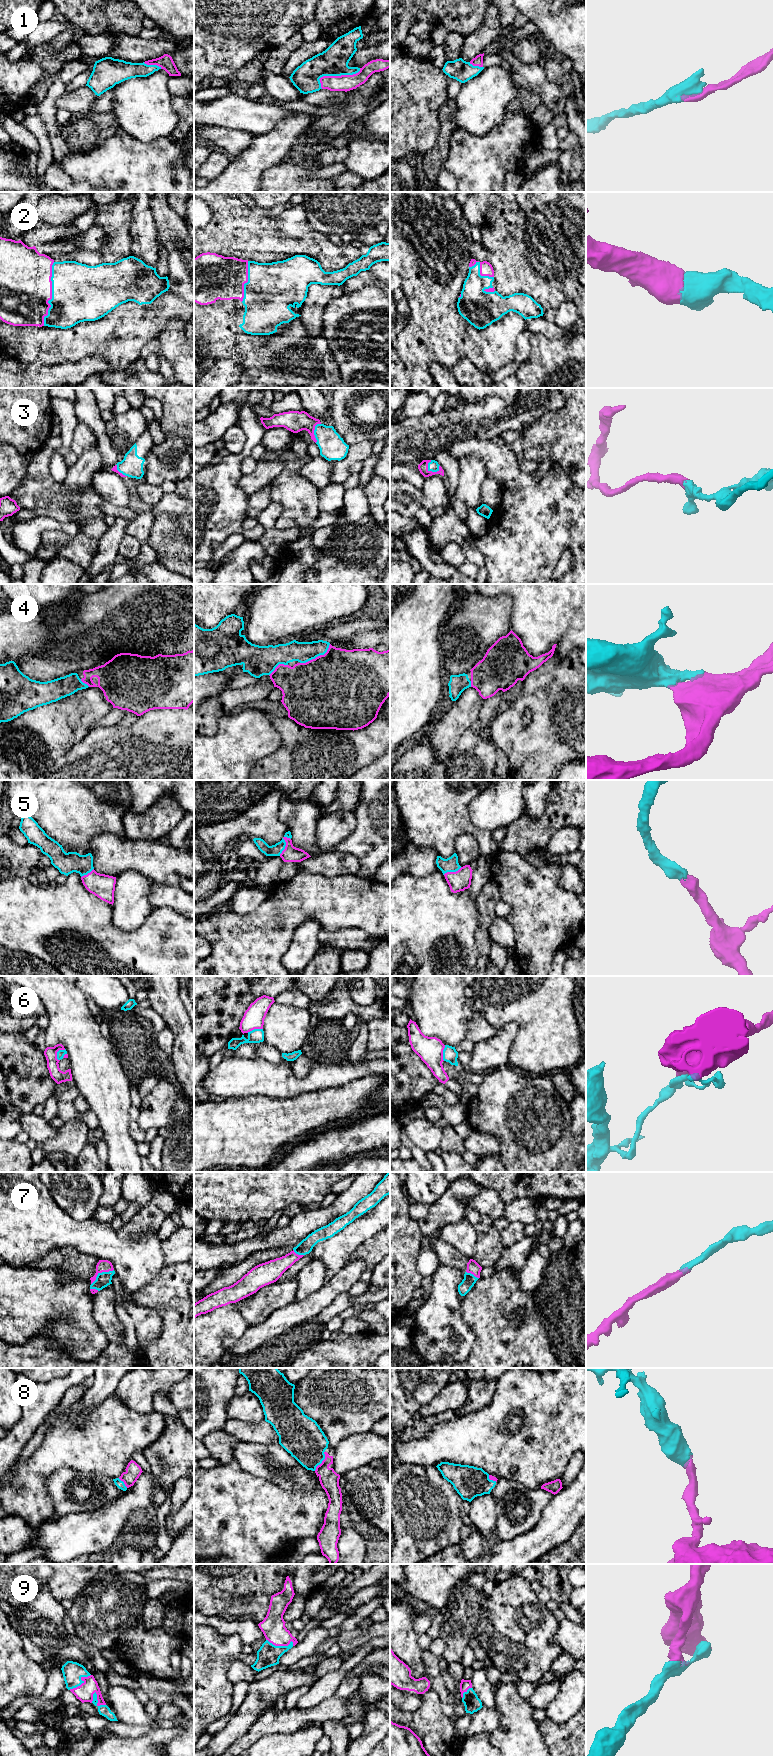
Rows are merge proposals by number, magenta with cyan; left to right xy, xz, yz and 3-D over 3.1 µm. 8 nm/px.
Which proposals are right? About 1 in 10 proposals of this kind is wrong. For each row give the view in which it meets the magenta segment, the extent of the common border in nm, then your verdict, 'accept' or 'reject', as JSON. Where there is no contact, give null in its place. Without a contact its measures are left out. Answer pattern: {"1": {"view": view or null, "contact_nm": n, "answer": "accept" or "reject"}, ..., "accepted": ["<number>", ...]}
{"1": {"view": "xz", "contact_nm": 360, "answer": "accept"}, "2": {"view": "xy", "contact_nm": 500, "answer": "accept"}, "3": {"view": "yz", "contact_nm": 120, "answer": "accept"}, "4": {"view": "xz", "contact_nm": 300, "answer": "accept"}, "5": {"view": "xz", "contact_nm": 170, "answer": "accept"}, "6": {"view": "xy", "contact_nm": 110, "answer": "reject"}, "7": {"view": "xy", "contact_nm": 220, "answer": "accept"}, "8": {"view": "xz", "contact_nm": 180, "answer": "accept"}, "9": {"view": "xy", "contact_nm": 150, "answer": "accept"}, "accepted": ["1", "2", "3", "4", "5", "7", "8", "9"]}

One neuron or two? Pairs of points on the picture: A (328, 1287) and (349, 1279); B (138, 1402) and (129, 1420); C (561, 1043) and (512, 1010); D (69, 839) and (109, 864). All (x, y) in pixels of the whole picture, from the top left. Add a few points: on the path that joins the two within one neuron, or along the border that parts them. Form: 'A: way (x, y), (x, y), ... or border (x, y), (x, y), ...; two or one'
A: way (333, 1287), (344, 1279); one
B: border (117, 1395), (134, 1410), (141, 1412), (153, 1410); two
C: way (549, 1031), (528, 1010), (524, 1010); one
D: border (103, 833), (94, 836), (90, 840), (89, 852); two

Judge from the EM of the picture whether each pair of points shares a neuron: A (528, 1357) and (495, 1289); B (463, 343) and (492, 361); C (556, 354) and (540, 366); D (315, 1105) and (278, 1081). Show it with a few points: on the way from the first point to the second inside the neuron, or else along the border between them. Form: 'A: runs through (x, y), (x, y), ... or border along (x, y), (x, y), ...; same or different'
A: runs through (512, 1340), (512, 1333), (500, 1317), (496, 1306); same
B: runs through (470, 343), (475, 344), (485, 354); same
C: runs through (552, 358), (544, 366); same
D: border along (323, 1089), (292, 1098), (277, 1099); different

